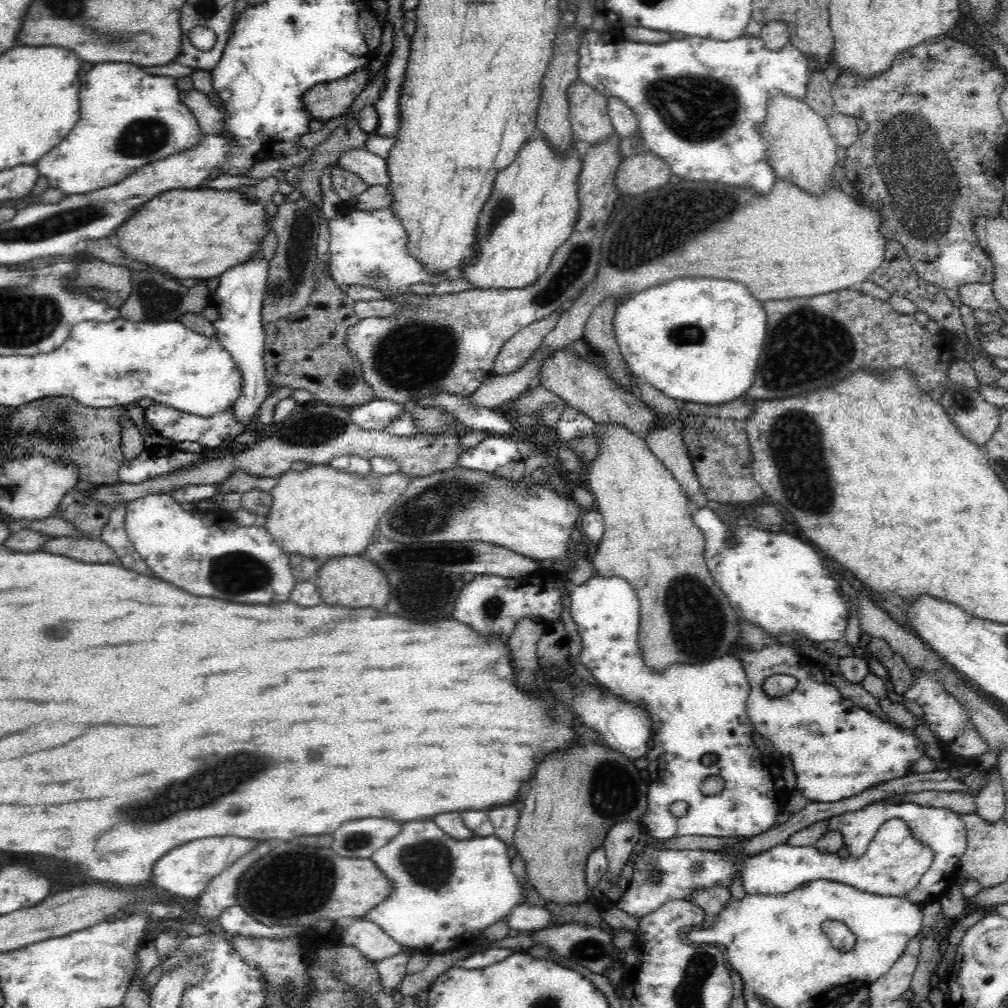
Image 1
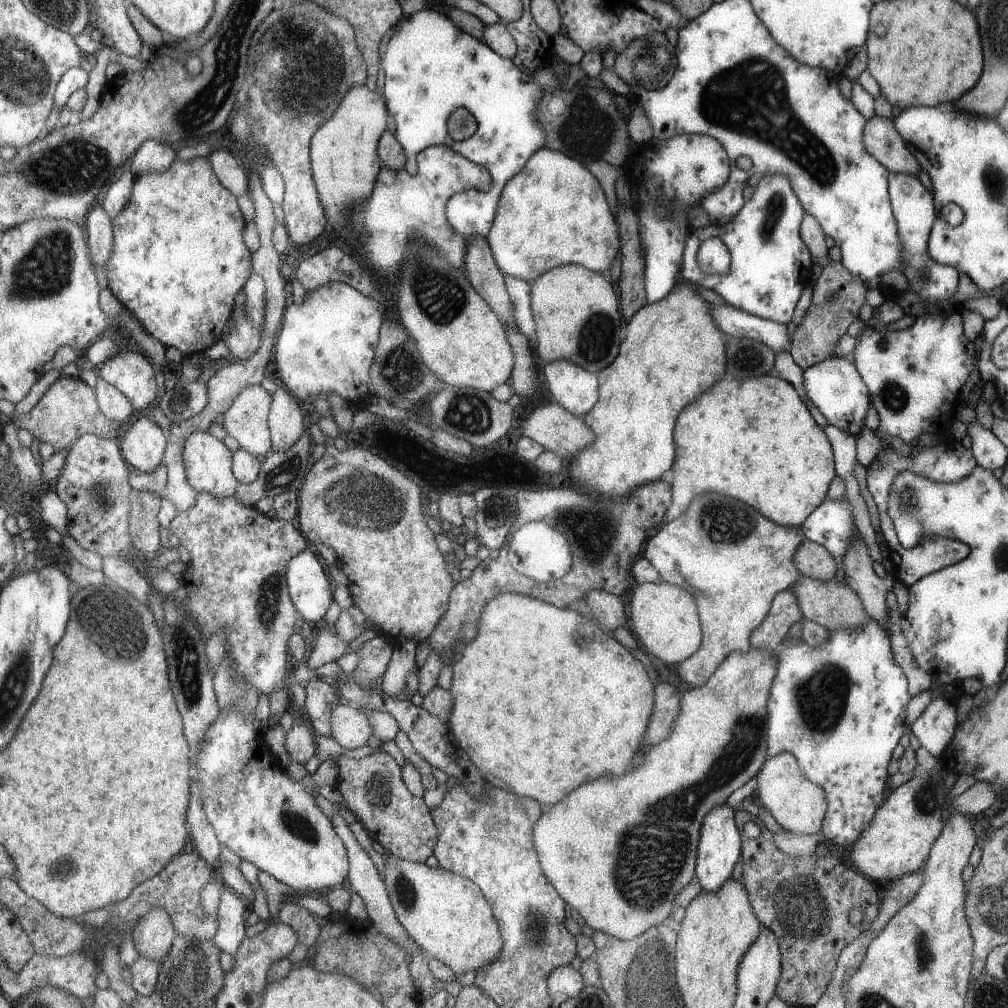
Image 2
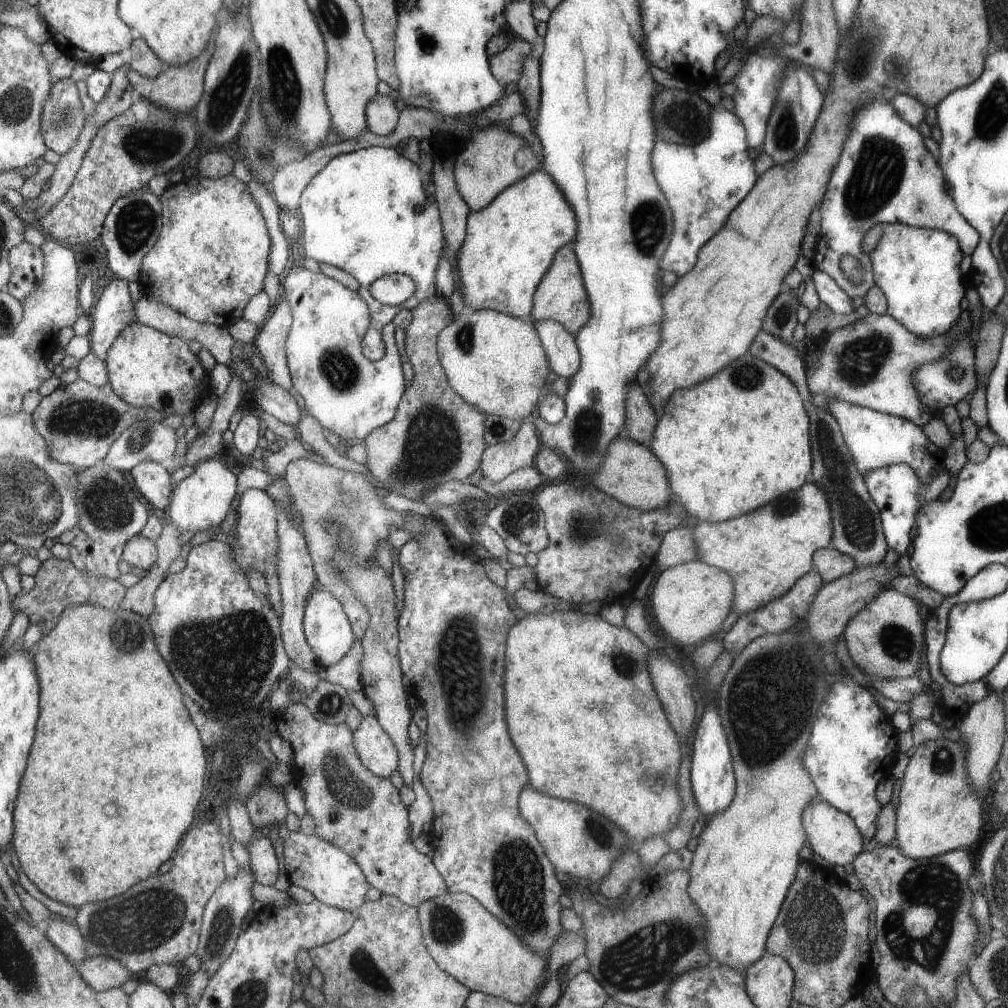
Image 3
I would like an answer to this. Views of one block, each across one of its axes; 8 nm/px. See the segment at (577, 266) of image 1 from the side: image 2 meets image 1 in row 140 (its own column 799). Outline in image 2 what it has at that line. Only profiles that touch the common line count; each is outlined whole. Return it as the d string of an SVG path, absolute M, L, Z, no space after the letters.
M783 589L773 598L766 617L750 634L751 649L779 648L785 632L794 622L803 618L798 599L791 589Z

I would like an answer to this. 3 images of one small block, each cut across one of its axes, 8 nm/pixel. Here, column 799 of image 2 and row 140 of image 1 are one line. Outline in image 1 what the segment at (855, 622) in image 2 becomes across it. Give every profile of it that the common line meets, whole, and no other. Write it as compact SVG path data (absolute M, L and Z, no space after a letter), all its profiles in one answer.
M575 81L567 89L573 138L580 145L602 144L614 136L615 129L608 114L608 99L593 88Z

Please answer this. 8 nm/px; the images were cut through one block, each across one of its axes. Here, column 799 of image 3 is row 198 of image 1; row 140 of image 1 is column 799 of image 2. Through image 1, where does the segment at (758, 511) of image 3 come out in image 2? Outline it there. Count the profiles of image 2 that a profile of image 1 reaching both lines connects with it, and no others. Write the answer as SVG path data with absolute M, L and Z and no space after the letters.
M701 493L694 496L683 513L664 524L658 531L655 531L655 534L651 535L650 541L647 542L646 549L643 551L642 555L657 569L661 582L680 586L692 593L692 597L695 598L695 602L697 602L698 617L701 622L702 640L699 648L690 657L683 659L678 664L677 674L683 682L687 682L687 684L691 684L691 686L694 687L701 686L713 676L714 670L722 664L723 660L725 660L730 653L744 653L750 649L750 634L754 632L754 628L766 617L766 614L770 610L771 602L773 602L773 598L783 589L791 587L796 582L797 578L799 578L800 574L798 572L798 567L795 566L795 562L793 561L793 556L799 549L799 546L801 546L803 540L805 540L805 538L800 528L781 526L771 522L771 519L761 516L757 510L753 510L751 506L747 506L747 504L735 500L735 498L727 498L727 496L721 496L721 494Z

